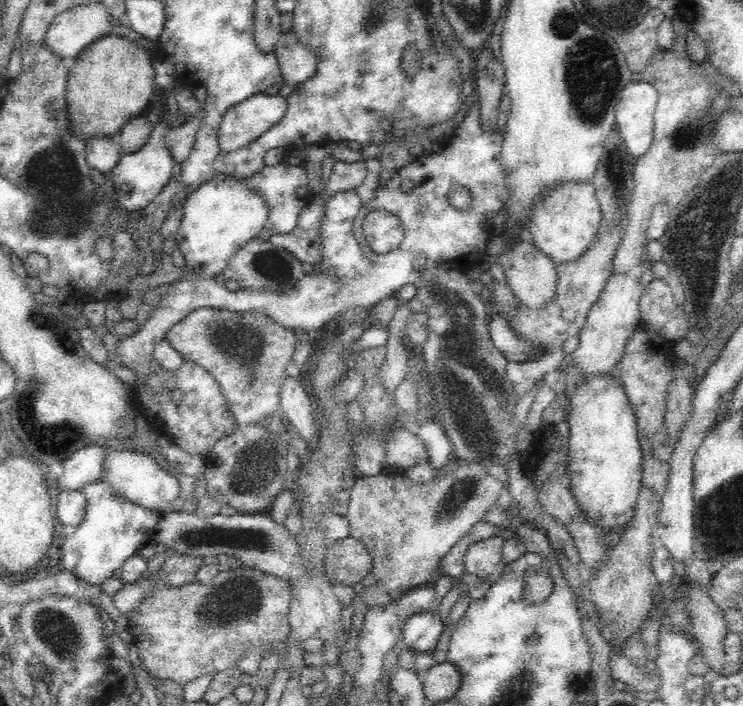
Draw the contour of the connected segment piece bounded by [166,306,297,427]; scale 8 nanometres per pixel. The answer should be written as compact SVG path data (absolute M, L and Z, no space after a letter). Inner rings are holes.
M204 306L178 320L166 332L166 339L183 360L195 362L214 375L226 395L226 403L234 415L234 420L238 421L236 427L248 423L263 423L266 416L280 414L281 384L286 376L285 366L292 360L297 341L292 329L279 327L268 316L257 312L236 312Z

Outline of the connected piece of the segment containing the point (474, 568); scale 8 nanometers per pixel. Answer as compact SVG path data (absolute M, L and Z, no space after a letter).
M499 532L487 540L472 544L464 556L465 572L476 575L490 584L498 580L506 565L502 556L505 544L507 542L502 540Z

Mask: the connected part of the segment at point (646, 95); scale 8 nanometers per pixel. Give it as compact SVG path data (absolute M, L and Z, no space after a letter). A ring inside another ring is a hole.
M630 82L619 96L615 125L626 150L637 159L646 154L654 137L656 87L648 82Z

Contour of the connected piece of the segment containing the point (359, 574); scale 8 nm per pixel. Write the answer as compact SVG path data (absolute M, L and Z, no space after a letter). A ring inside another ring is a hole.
M347 537L329 543L324 554L325 575L333 585L354 586L370 574L373 560L362 542Z

